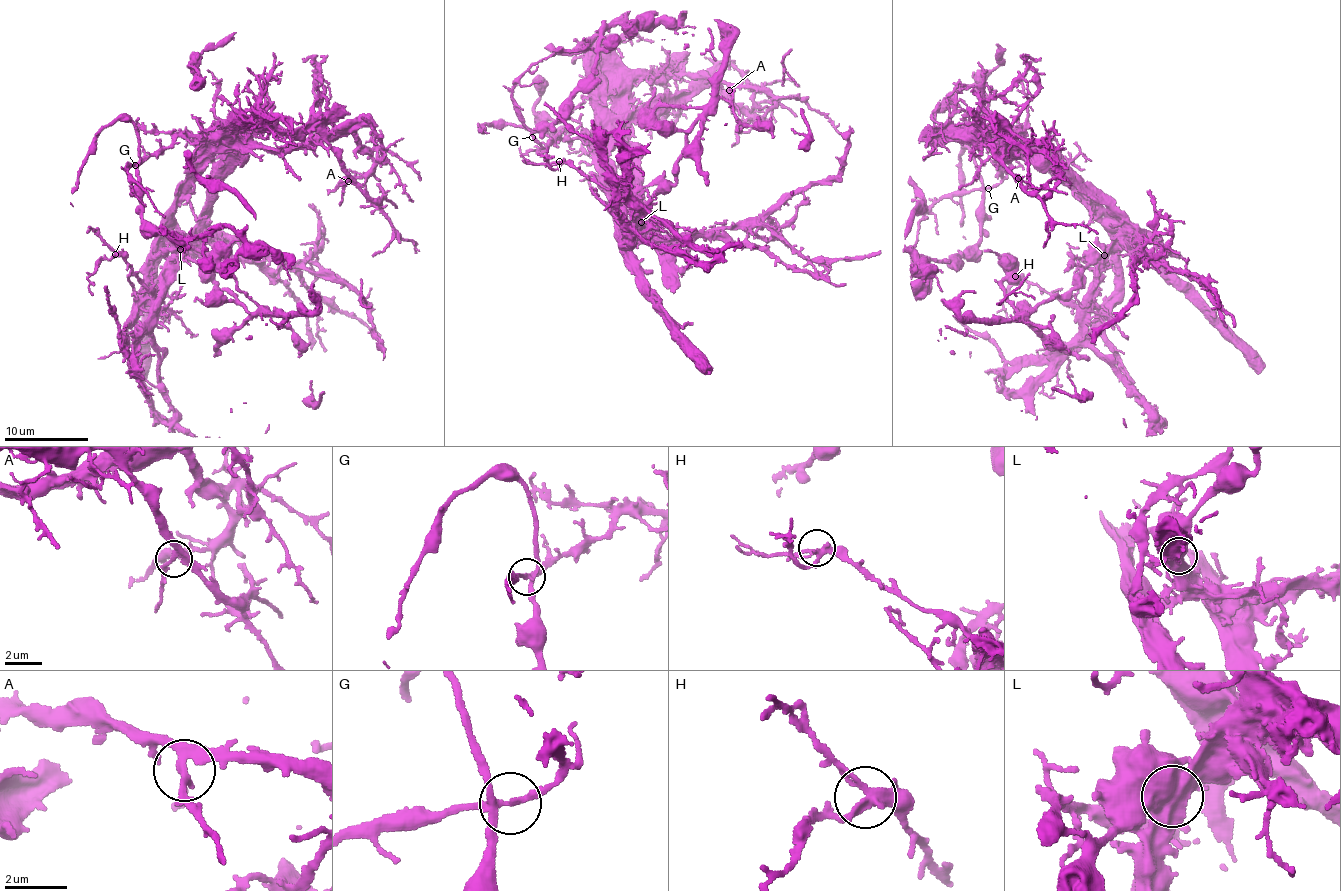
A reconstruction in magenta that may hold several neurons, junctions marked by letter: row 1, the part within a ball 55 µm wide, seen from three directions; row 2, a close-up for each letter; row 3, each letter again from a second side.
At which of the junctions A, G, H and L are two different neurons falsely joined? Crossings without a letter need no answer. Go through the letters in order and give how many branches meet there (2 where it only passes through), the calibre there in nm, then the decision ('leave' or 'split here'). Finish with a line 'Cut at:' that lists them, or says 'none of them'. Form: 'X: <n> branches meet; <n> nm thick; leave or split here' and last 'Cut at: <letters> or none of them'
A: 3 branches meet; 240 nm thick; leave
G: 4 branches meet; 200 nm thick; split here
H: 4 branches meet; 200 nm thick; leave
L: 3 branches meet; 600 nm thick; split here
Cut at: G, L

